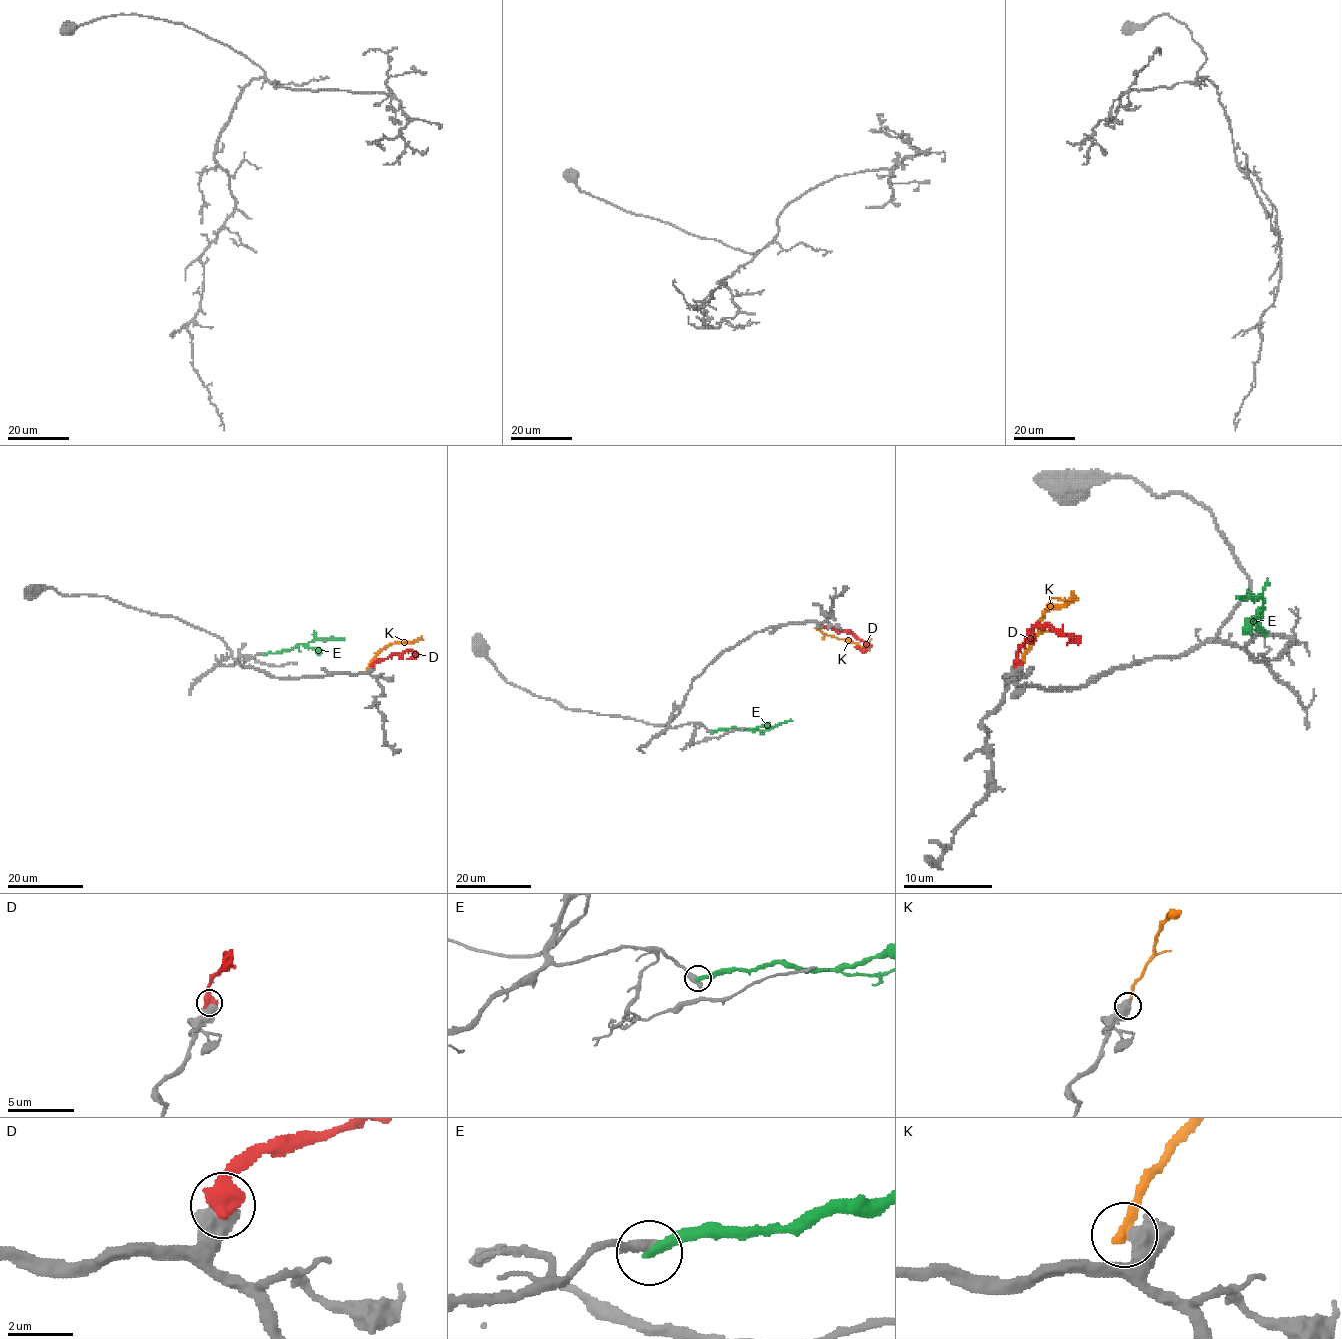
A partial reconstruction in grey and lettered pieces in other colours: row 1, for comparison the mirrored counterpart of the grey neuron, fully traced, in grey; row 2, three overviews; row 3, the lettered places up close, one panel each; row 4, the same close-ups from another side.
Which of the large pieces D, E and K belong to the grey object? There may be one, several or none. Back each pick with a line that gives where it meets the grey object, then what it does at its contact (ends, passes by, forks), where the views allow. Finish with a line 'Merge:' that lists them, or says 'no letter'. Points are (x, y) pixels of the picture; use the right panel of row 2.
Merge: no letter

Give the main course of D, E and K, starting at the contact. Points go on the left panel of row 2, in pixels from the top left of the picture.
D: (372, 667), (377, 661), (405, 651), (417, 654), (406, 659)
E: (263, 655), (289, 650), (314, 640), (343, 638)
K: (368, 668), (377, 654), (391, 645), (423, 639)

